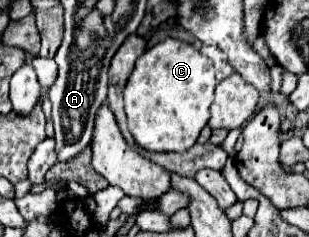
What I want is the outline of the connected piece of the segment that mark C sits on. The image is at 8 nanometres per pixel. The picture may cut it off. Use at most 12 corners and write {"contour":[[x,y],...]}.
{"contour":[[189,42],[147,50],[125,86],[135,144],[187,152],[215,68]]}

